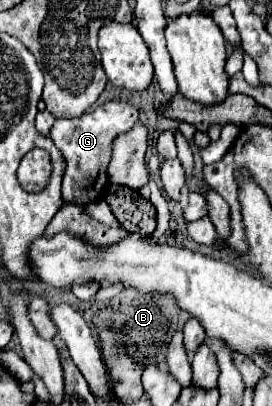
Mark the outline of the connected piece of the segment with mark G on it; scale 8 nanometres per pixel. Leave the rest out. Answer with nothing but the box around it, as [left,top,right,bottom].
[50,101,138,211]

